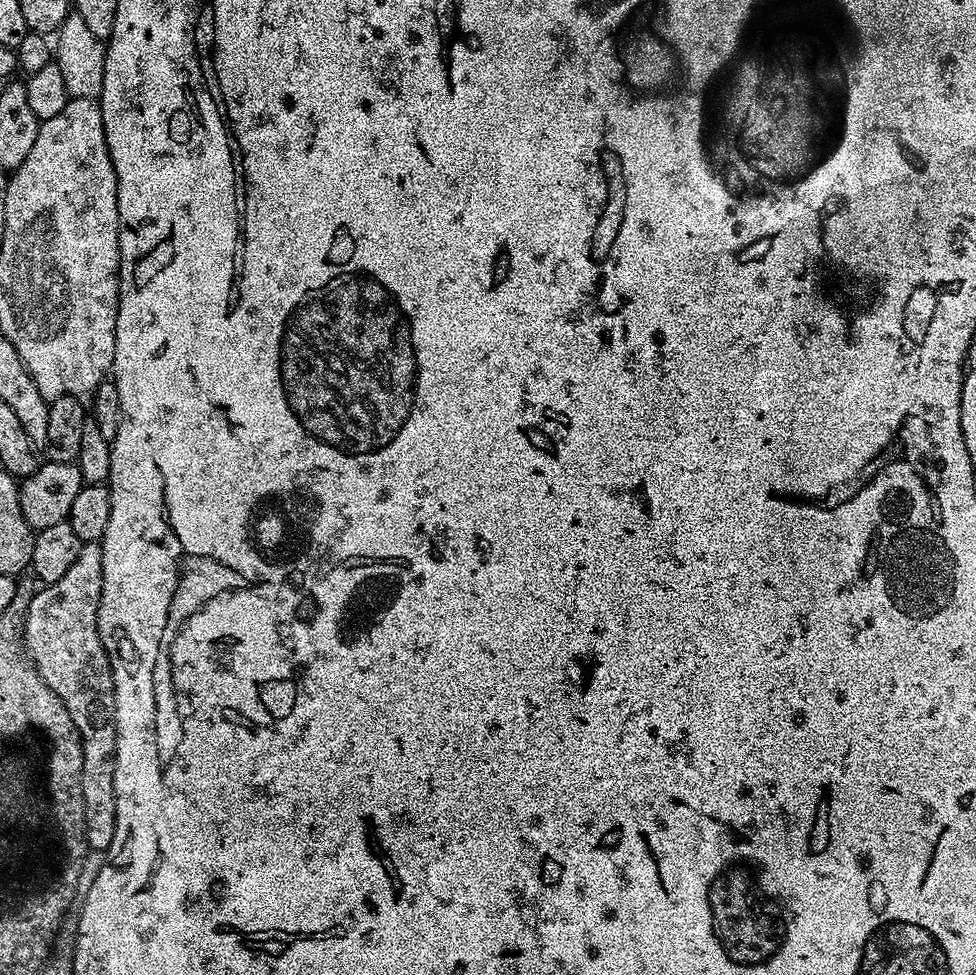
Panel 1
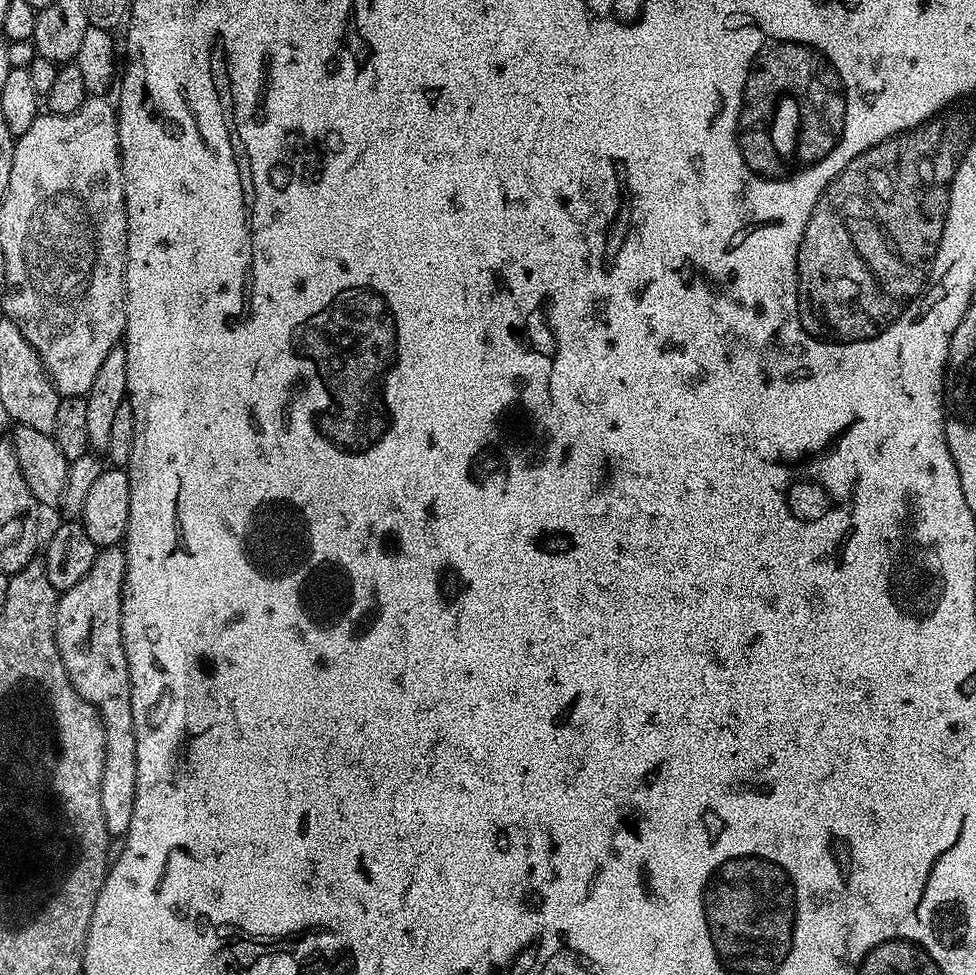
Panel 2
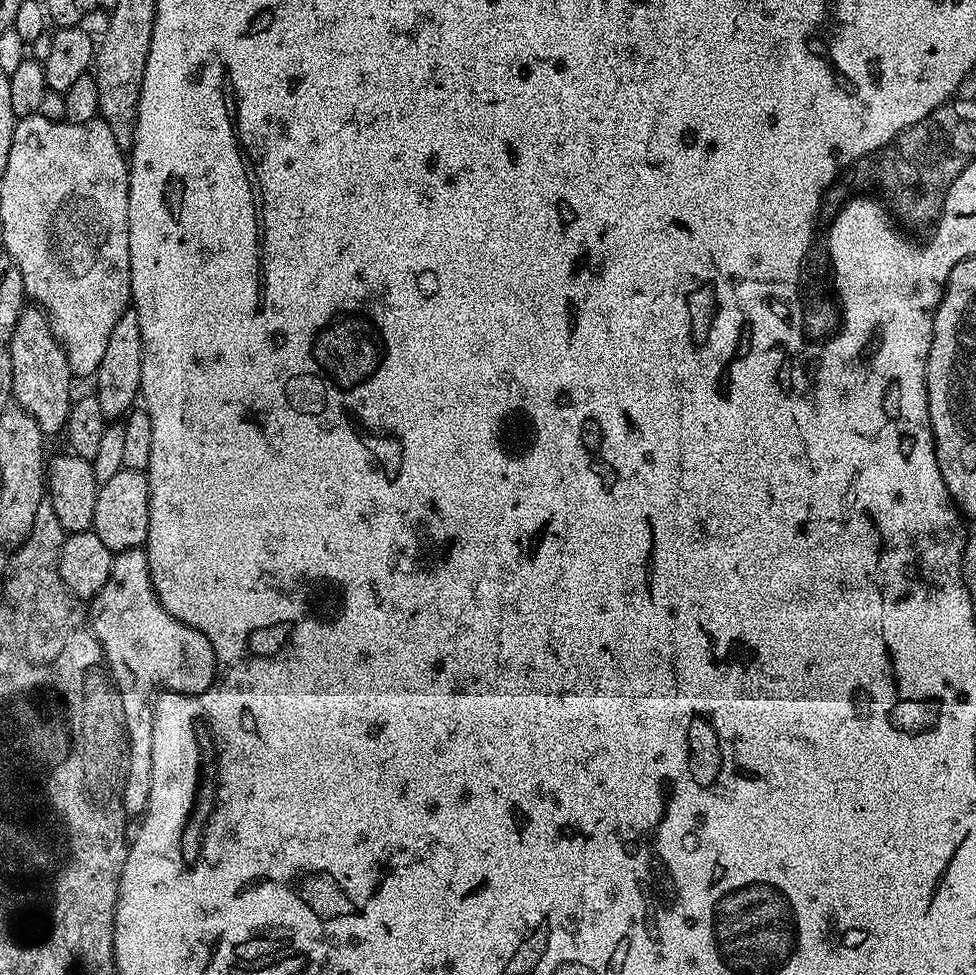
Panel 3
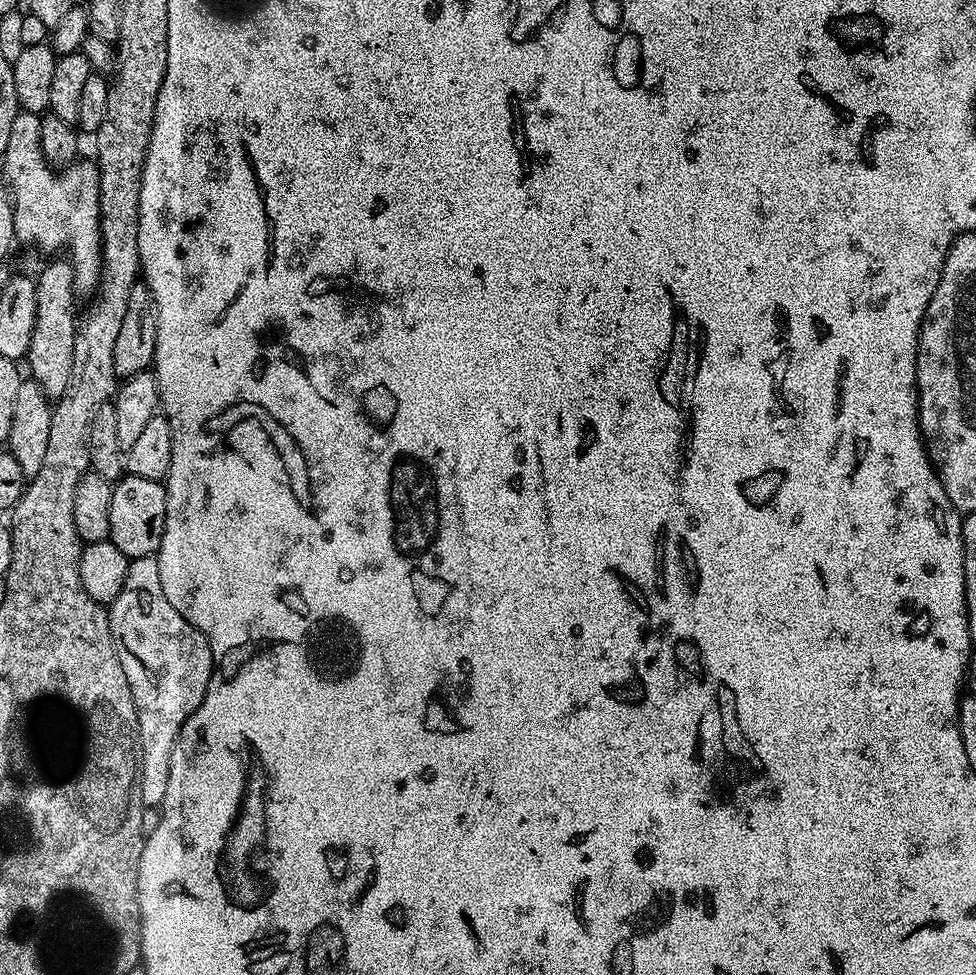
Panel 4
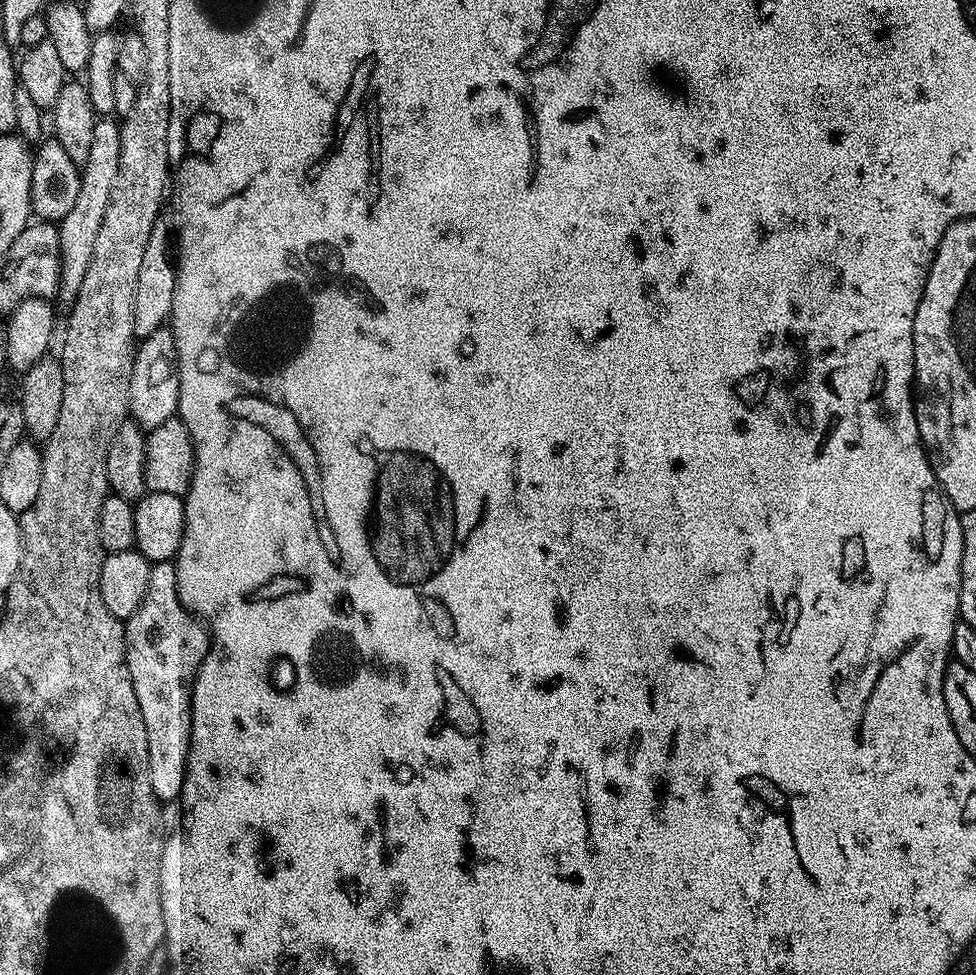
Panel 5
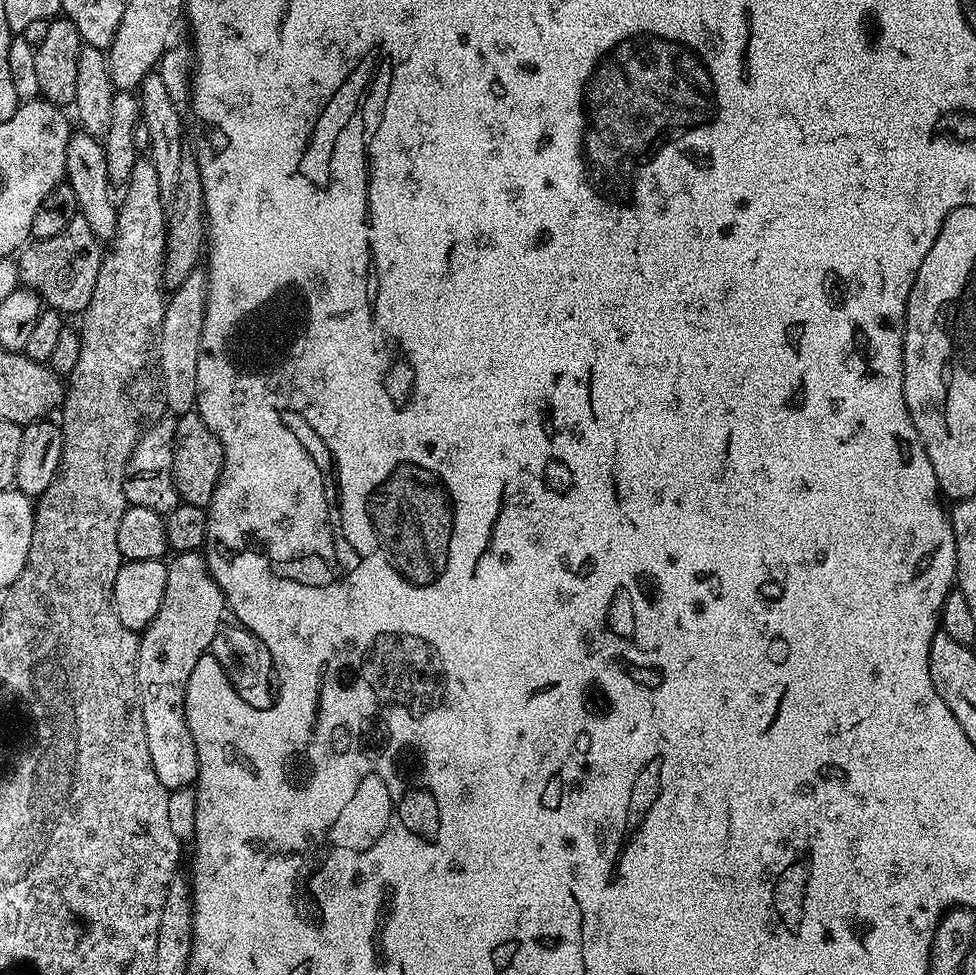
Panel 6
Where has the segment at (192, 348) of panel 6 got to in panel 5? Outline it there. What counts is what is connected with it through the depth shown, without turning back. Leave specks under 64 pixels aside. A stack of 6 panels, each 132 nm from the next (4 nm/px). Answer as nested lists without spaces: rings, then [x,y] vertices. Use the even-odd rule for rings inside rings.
[[[171,327],[154,330],[154,334],[143,337],[136,346],[136,361],[130,374],[131,419],[141,428],[151,430],[162,426],[166,418],[178,413],[178,374],[176,373],[176,342]]]

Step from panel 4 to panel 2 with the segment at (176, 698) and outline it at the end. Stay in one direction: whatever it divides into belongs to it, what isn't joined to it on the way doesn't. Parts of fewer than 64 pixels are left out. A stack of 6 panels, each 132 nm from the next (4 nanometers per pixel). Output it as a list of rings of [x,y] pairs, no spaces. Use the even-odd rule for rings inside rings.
[[[123,547],[102,548],[97,551],[94,566],[86,570],[86,578],[70,586],[70,590],[59,593],[56,602],[56,649],[60,651],[60,661],[66,666],[74,690],[86,702],[94,705],[100,714],[100,722],[106,734],[106,758],[100,783],[100,809],[104,815],[104,829],[109,837],[123,838],[130,830],[130,818],[134,818],[134,798],[136,797],[136,731],[132,713],[132,683],[126,662],[126,650],[122,642],[122,602],[120,593],[124,590],[126,574],[126,554]]]

